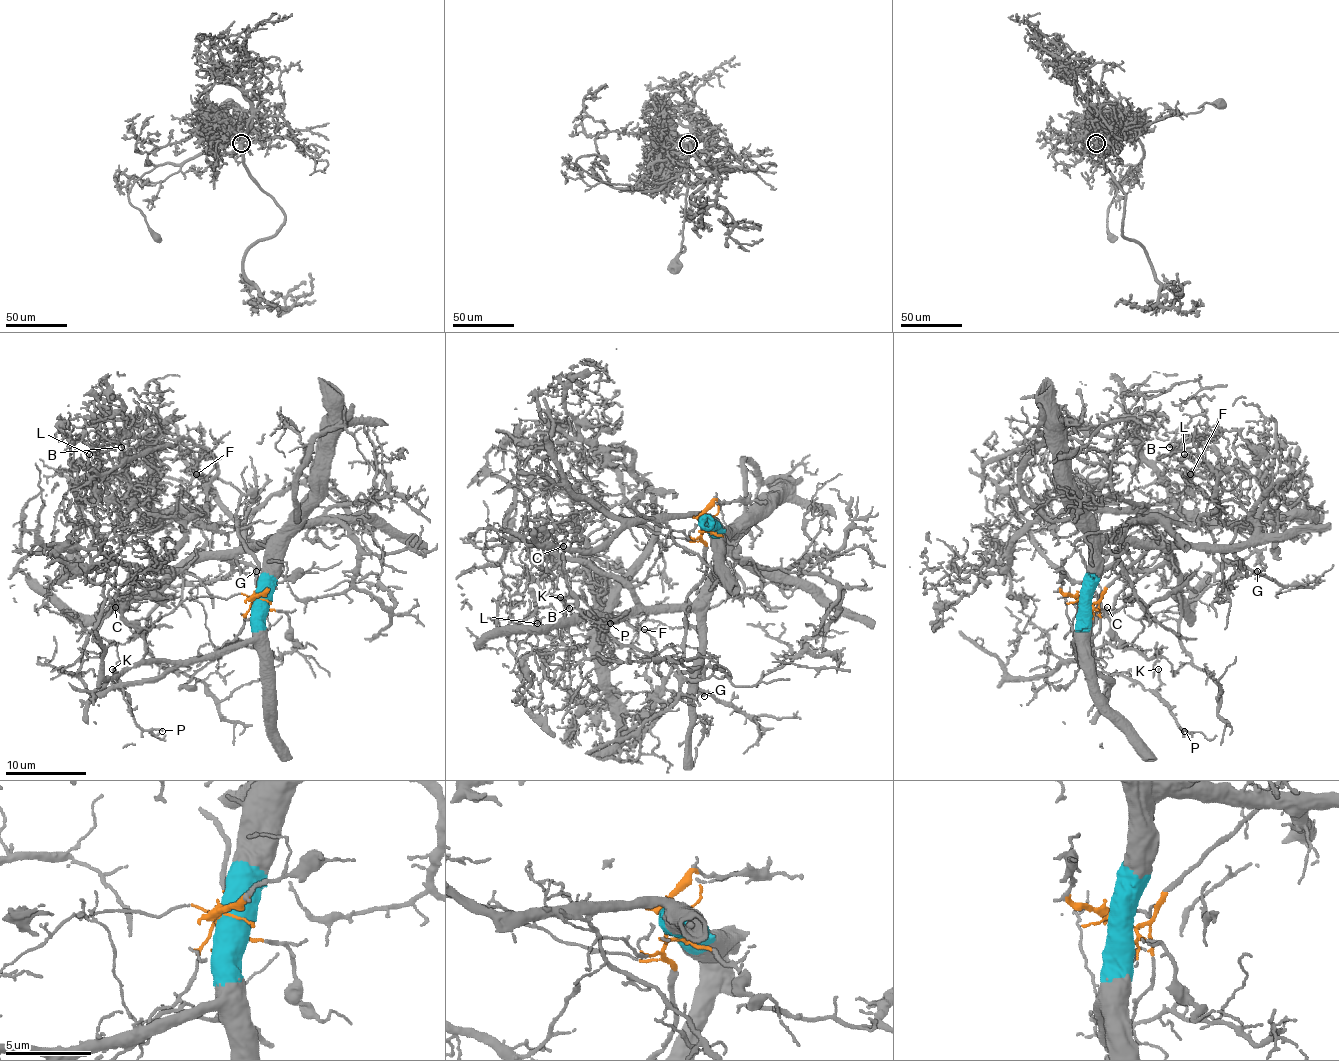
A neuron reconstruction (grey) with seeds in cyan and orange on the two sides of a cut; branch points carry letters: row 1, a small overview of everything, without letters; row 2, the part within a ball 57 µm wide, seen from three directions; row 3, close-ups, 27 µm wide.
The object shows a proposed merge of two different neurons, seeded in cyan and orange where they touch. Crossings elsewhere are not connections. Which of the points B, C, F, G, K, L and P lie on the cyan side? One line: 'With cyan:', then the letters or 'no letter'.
With cyan: C, G, K, P

